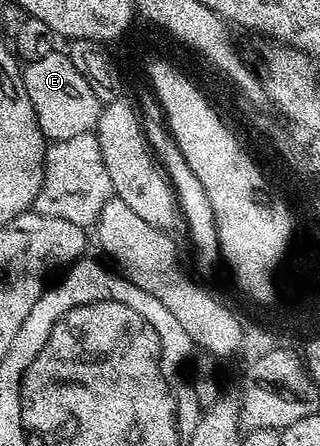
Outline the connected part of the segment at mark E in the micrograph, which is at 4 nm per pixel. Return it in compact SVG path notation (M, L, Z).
M56 50L45 54L45 58L37 58L37 62L27 64L22 69L22 74L39 129L48 141L77 138L79 134L91 132L98 125L101 105L97 94L93 94L93 86L89 86L85 74L73 66L66 51Z

